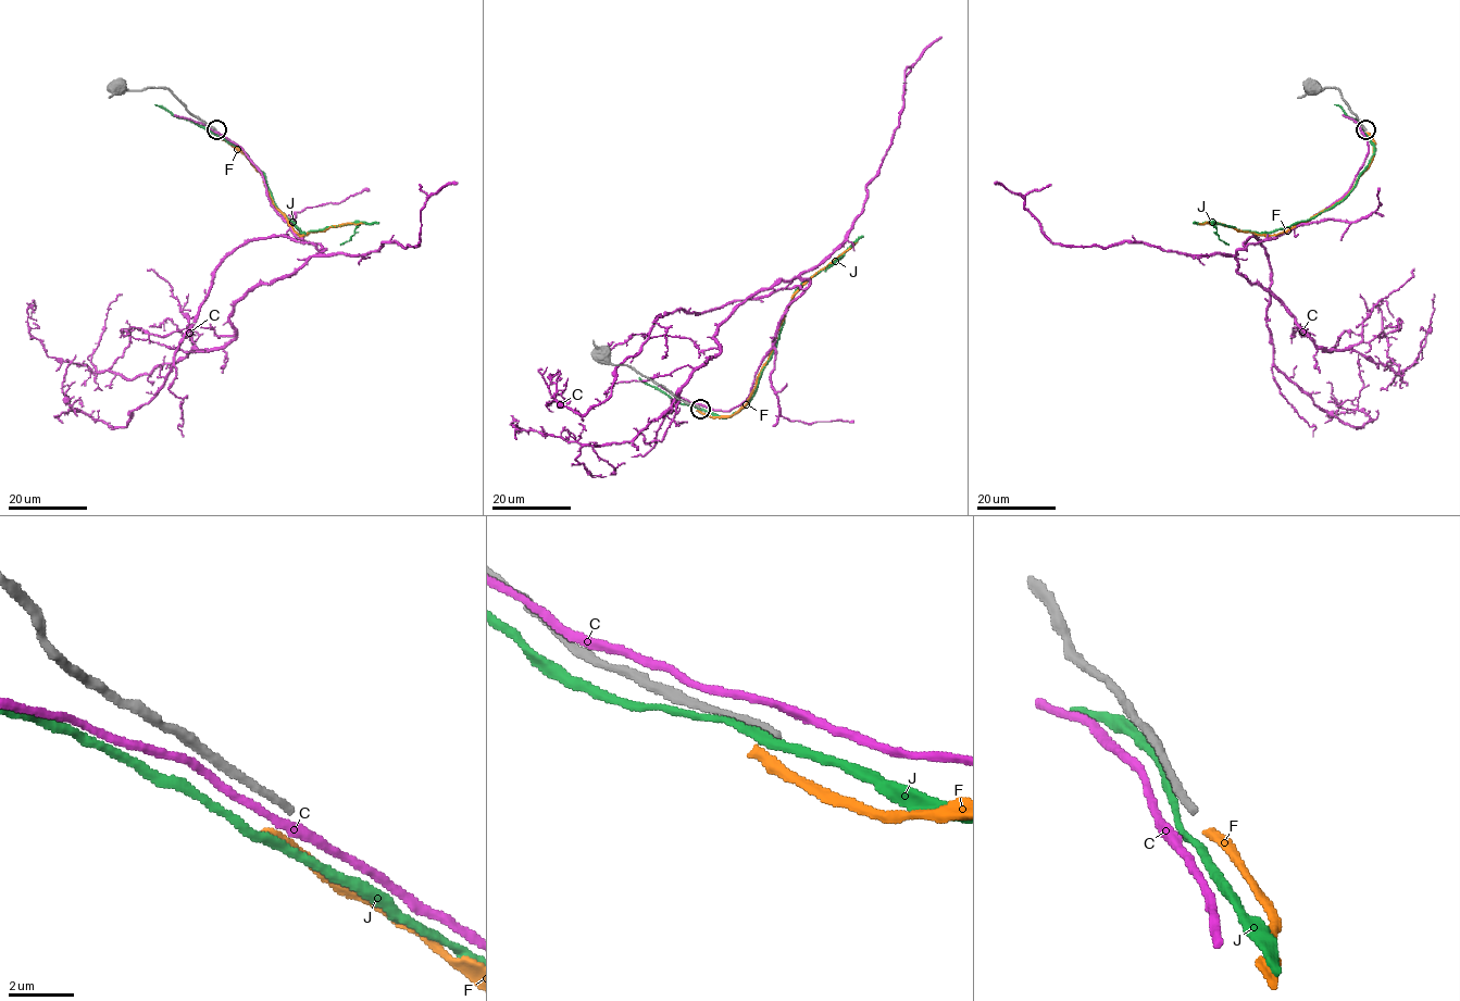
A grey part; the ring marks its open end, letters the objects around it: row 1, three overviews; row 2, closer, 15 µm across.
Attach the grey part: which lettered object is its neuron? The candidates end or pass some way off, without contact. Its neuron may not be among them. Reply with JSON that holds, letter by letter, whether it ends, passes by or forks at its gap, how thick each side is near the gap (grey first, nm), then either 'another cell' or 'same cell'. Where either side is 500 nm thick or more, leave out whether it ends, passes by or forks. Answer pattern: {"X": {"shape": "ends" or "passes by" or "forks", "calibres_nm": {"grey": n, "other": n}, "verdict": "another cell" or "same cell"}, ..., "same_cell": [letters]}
{"C": {"shape": "passes by", "calibres_nm": {"grey": 240, "other": 280}, "verdict": "another cell"}, "F": {"shape": "ends", "calibres_nm": {"grey": 240, "other": 380}, "verdict": "another cell"}, "J": {"shape": "passes by", "calibres_nm": {"grey": 240, "other": 280}, "verdict": "another cell"}, "same_cell": []}

